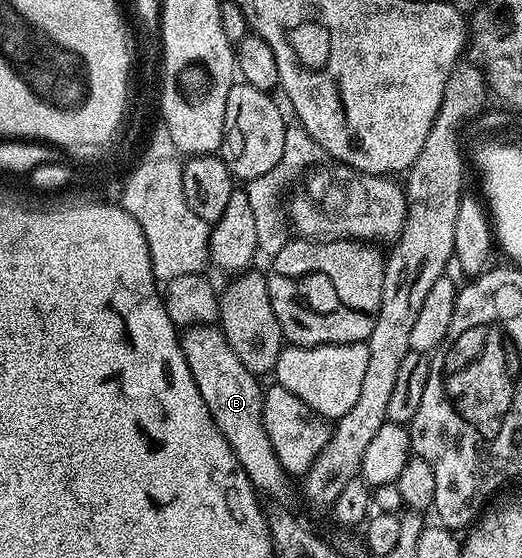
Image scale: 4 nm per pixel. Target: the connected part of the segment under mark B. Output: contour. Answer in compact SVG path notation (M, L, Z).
M213 324L189 326L181 336L183 355L187 367L194 377L198 391L210 411L219 432L226 437L227 444L234 450L239 464L246 470L252 486L265 496L280 495L287 491L290 482L287 472L281 467L274 447L266 434L264 425L264 389L259 378L238 360L229 342L219 328Z

